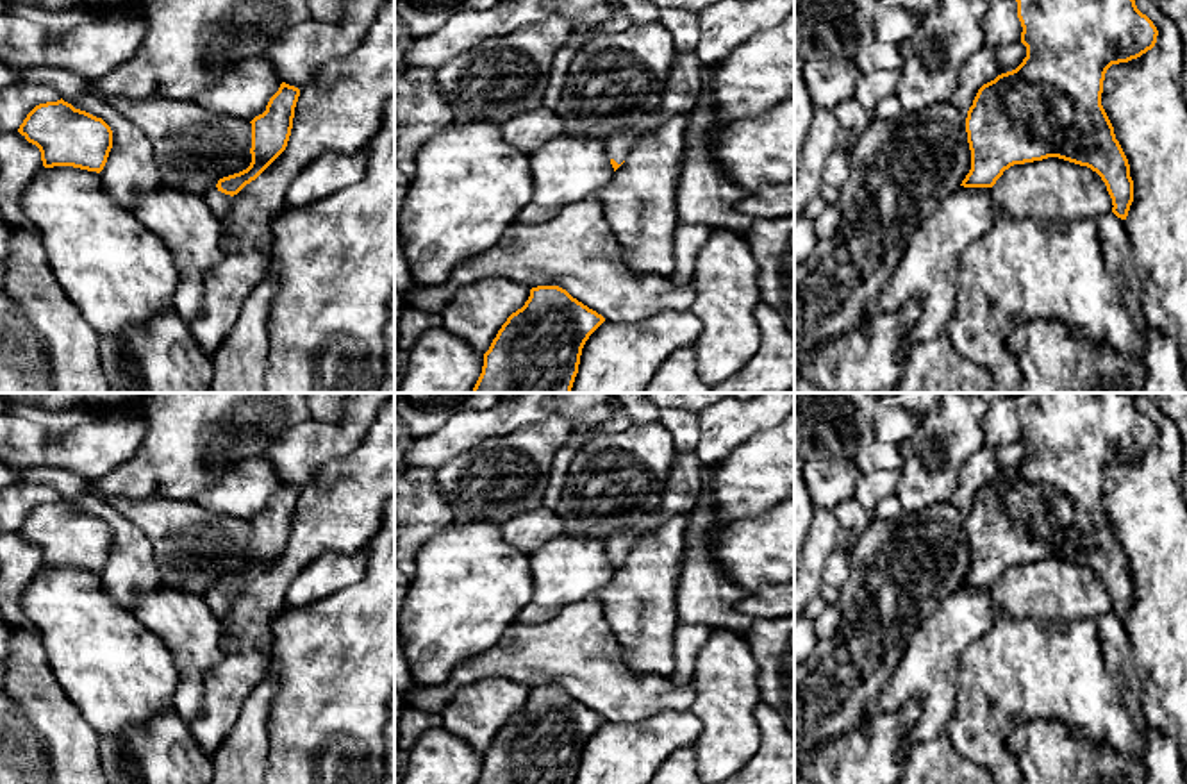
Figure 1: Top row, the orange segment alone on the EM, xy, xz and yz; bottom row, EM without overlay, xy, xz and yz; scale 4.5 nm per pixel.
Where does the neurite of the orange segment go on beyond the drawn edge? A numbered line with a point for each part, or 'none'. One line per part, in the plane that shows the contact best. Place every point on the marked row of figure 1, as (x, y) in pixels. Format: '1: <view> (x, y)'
1: xy (218, 202)

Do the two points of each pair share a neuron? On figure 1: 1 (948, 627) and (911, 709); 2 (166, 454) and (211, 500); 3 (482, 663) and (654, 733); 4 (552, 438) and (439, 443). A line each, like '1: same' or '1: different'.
1: different
2: different
3: different
4: different

